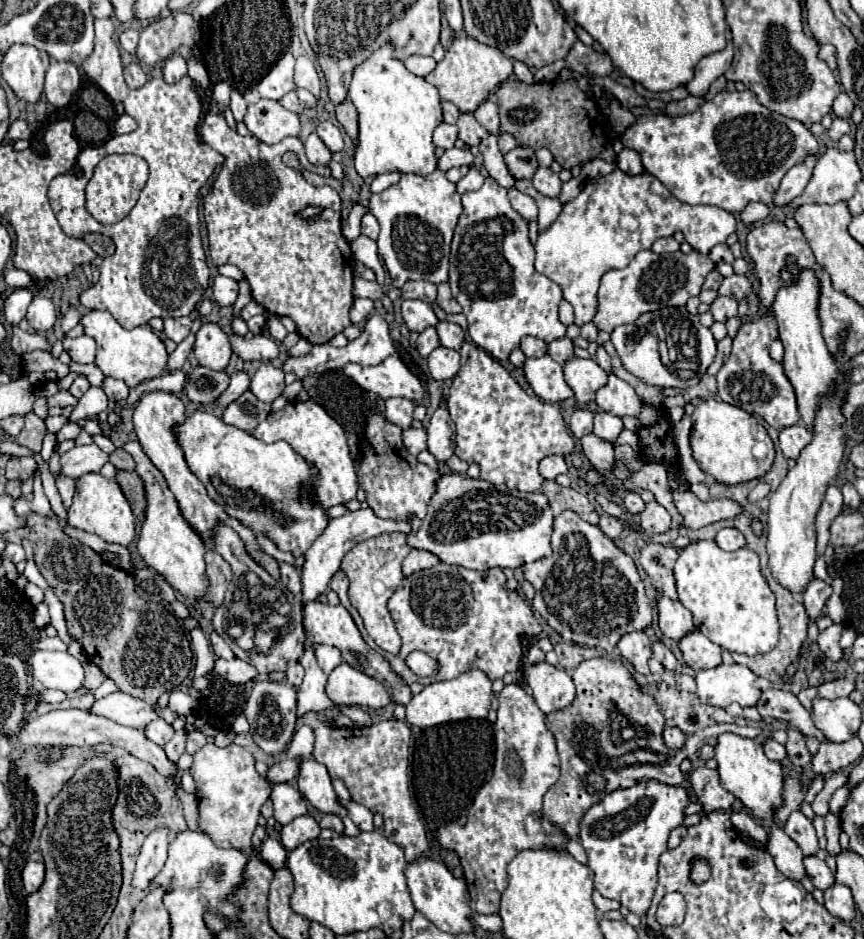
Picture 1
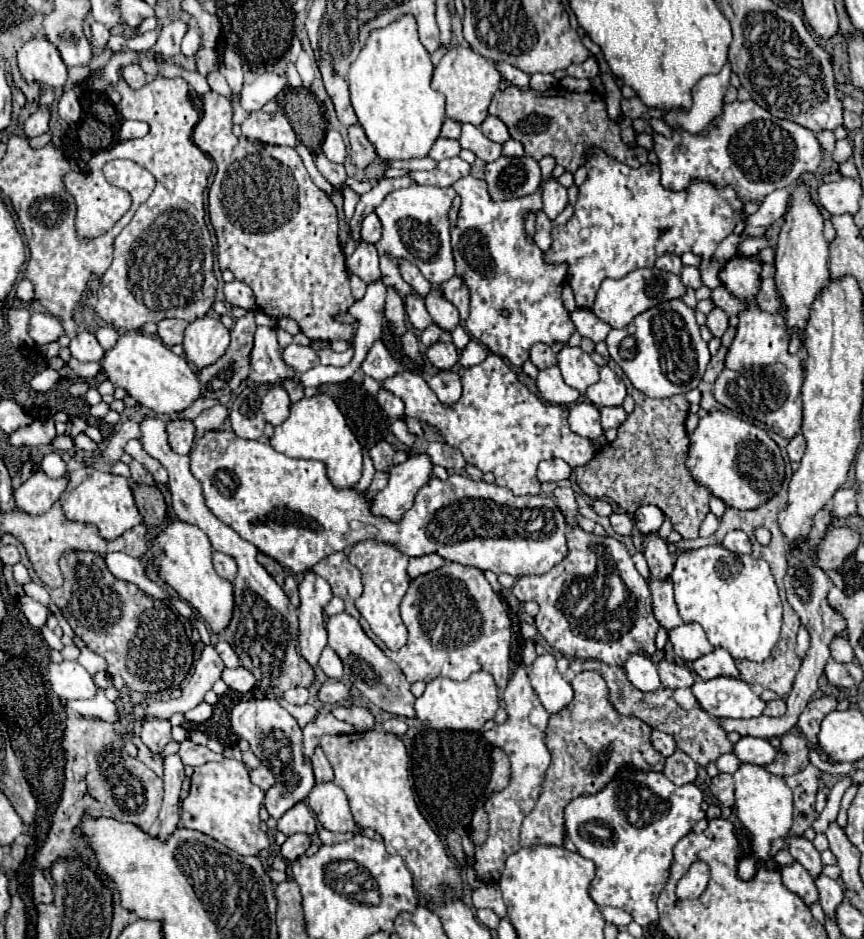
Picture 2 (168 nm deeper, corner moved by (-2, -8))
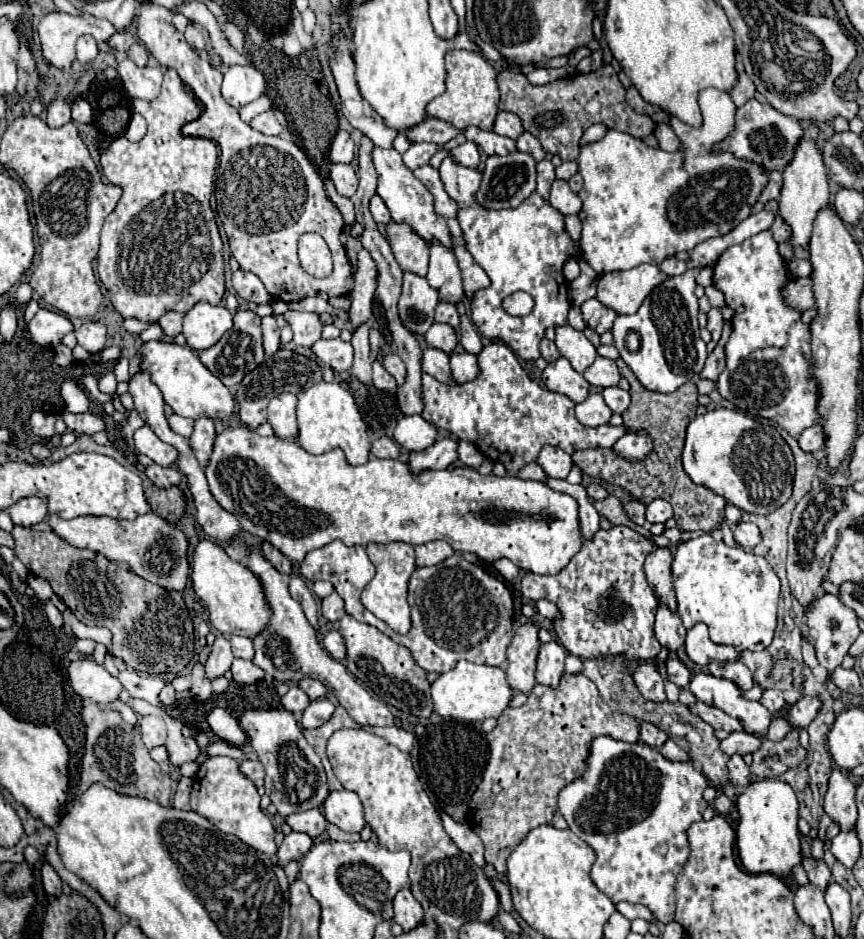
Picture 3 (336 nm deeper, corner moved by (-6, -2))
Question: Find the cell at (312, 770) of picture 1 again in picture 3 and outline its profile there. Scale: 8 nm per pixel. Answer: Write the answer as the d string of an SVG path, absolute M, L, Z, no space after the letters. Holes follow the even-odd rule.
M332 791L324 803L324 817L342 831L360 833L366 827L362 801L352 791Z

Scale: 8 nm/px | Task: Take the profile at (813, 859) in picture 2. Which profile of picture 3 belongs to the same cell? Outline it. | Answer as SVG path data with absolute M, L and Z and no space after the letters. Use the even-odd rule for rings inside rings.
M804 859L802 861L804 871L808 873L808 879L812 885L816 885L818 889L826 889L826 885L832 881L832 873L828 869L828 865L824 861L814 861L814 859Z

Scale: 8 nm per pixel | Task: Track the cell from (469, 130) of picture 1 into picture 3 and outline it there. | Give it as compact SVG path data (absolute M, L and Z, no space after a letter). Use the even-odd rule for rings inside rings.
M468 127L464 135L466 135L466 139L470 139L478 147L482 147L486 155L506 155L506 153L516 151L516 141L514 139L502 137L494 131L482 131L478 127Z

